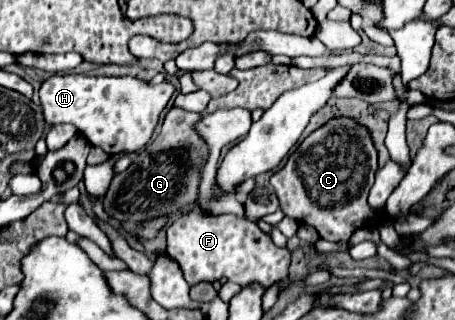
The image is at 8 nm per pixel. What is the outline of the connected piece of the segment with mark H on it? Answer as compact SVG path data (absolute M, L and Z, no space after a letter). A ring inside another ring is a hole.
M70 74L70 76L52 76L40 88L40 100L44 108L44 120L54 124L72 124L78 128L78 134L86 138L92 146L100 146L106 154L132 154L146 146L150 140L154 126L158 124L158 116L168 104L170 96L174 94L176 86L170 82L150 84L134 76L120 76L120 78L106 78L106 76L84 76L84 74Z

